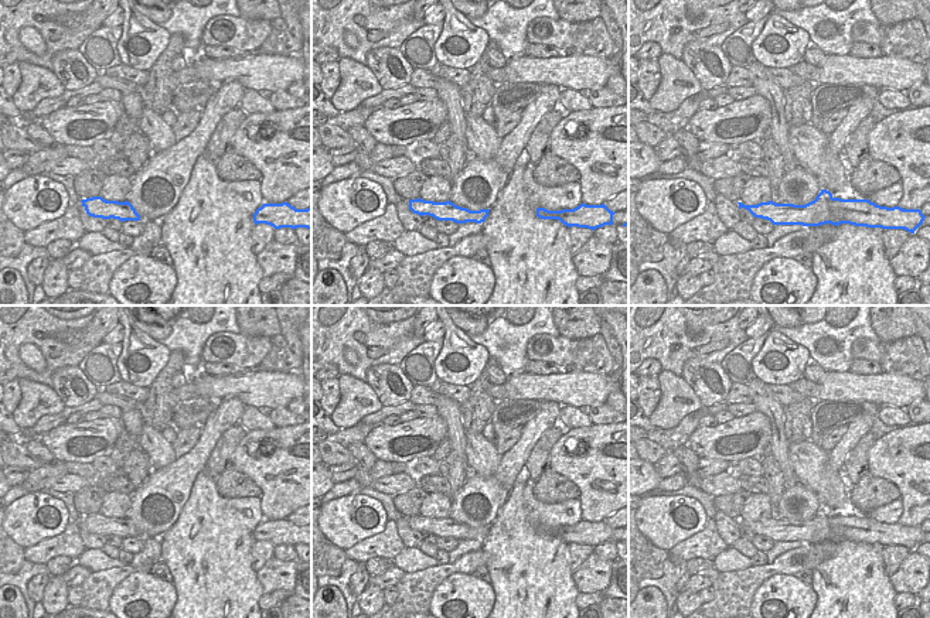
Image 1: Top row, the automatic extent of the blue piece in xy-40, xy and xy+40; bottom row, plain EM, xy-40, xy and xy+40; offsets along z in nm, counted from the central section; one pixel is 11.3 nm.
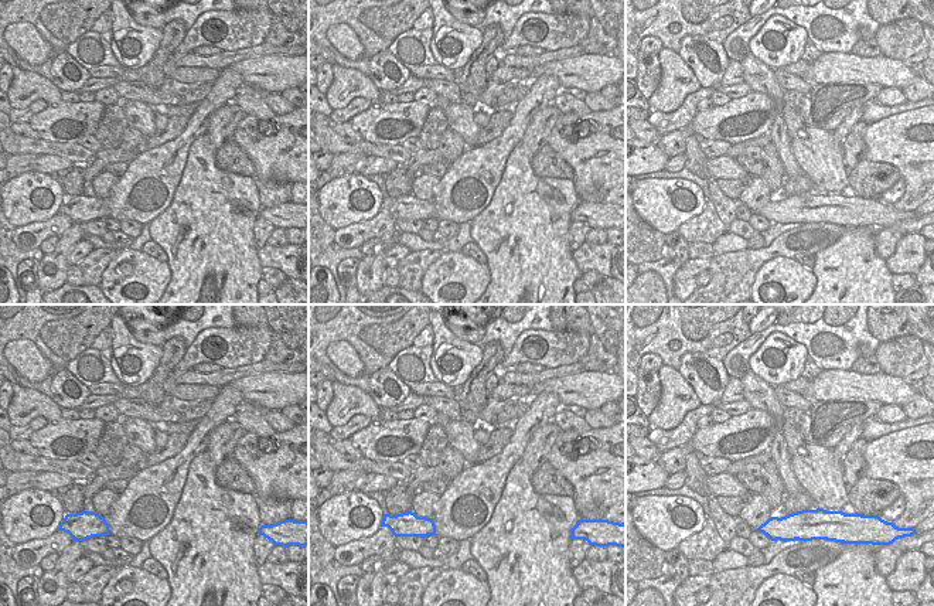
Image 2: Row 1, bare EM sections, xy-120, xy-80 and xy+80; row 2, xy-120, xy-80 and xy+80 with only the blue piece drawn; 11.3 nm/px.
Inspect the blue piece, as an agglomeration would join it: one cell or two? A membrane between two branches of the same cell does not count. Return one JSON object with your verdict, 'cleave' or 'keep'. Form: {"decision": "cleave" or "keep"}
{"decision": "keep"}

